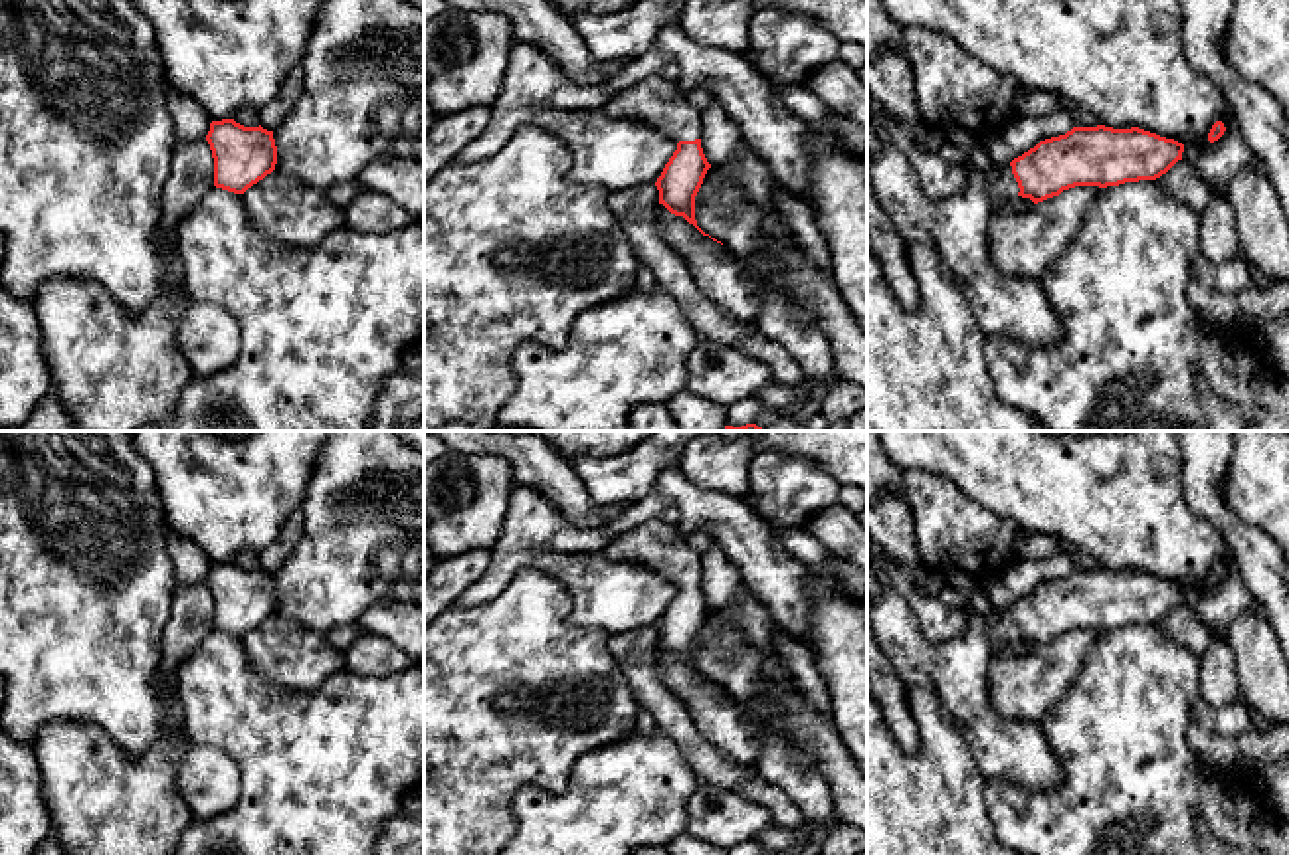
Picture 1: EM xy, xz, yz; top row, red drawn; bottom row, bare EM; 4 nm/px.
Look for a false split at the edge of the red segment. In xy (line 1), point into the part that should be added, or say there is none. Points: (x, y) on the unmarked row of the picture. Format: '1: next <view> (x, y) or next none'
1: next none

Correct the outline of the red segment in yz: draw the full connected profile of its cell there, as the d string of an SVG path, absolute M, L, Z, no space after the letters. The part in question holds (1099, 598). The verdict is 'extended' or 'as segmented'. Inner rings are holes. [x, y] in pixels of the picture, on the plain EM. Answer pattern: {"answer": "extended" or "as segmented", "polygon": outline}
{"answer": "extended", "polygon": "M1073 570L990 616L986 629L994 653L1016 639L1038 647L1075 629L1156 623L1182 596L1182 586L1139 570Z"}

